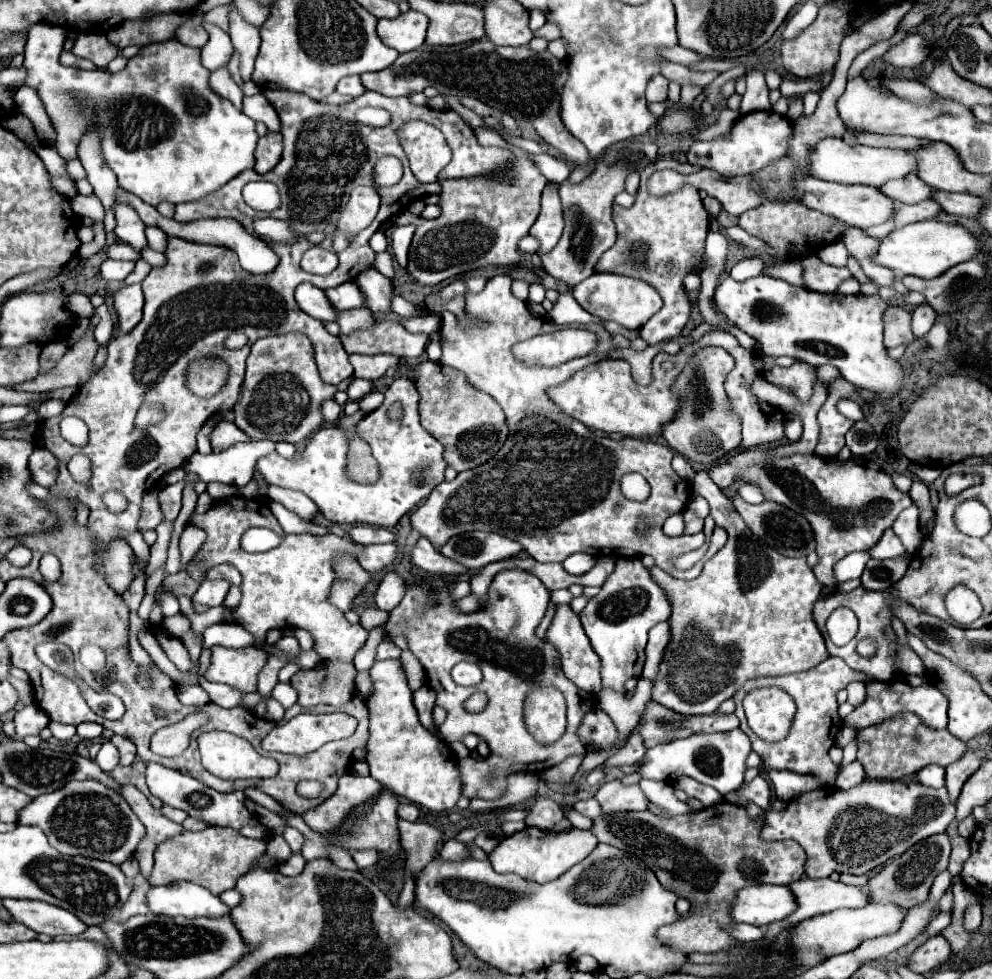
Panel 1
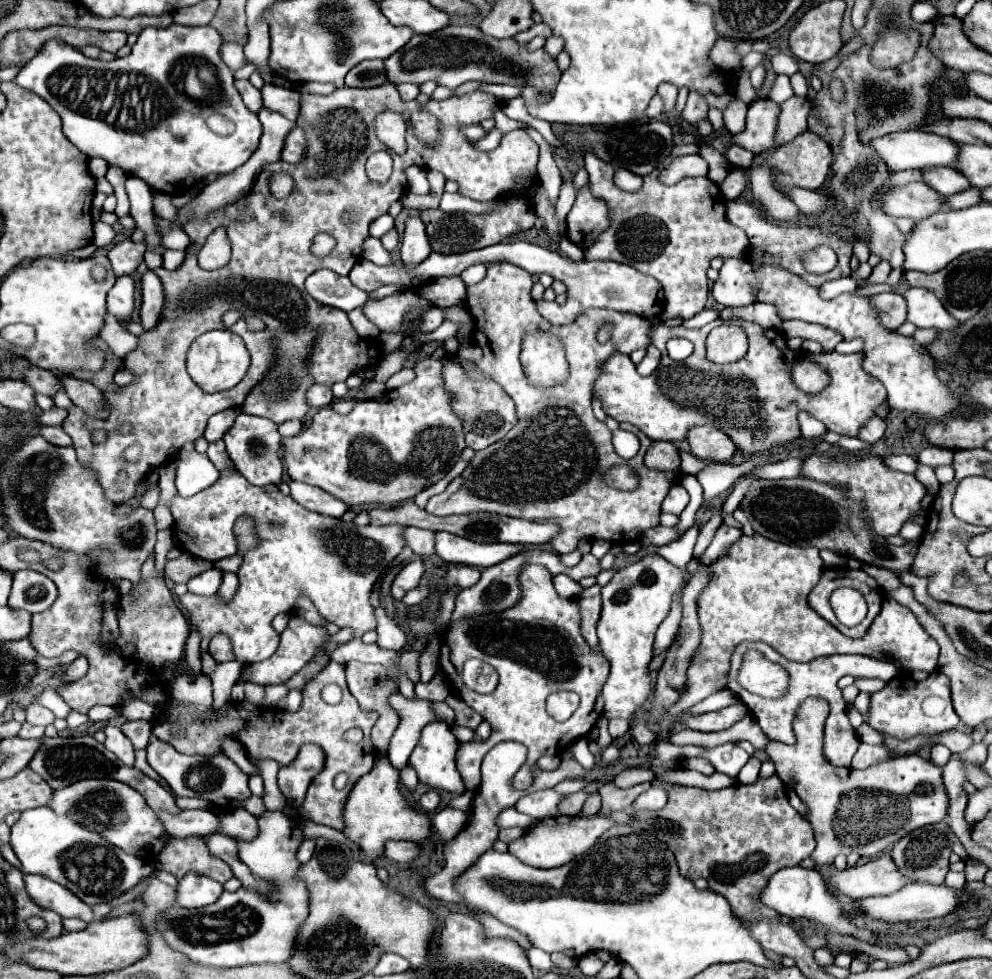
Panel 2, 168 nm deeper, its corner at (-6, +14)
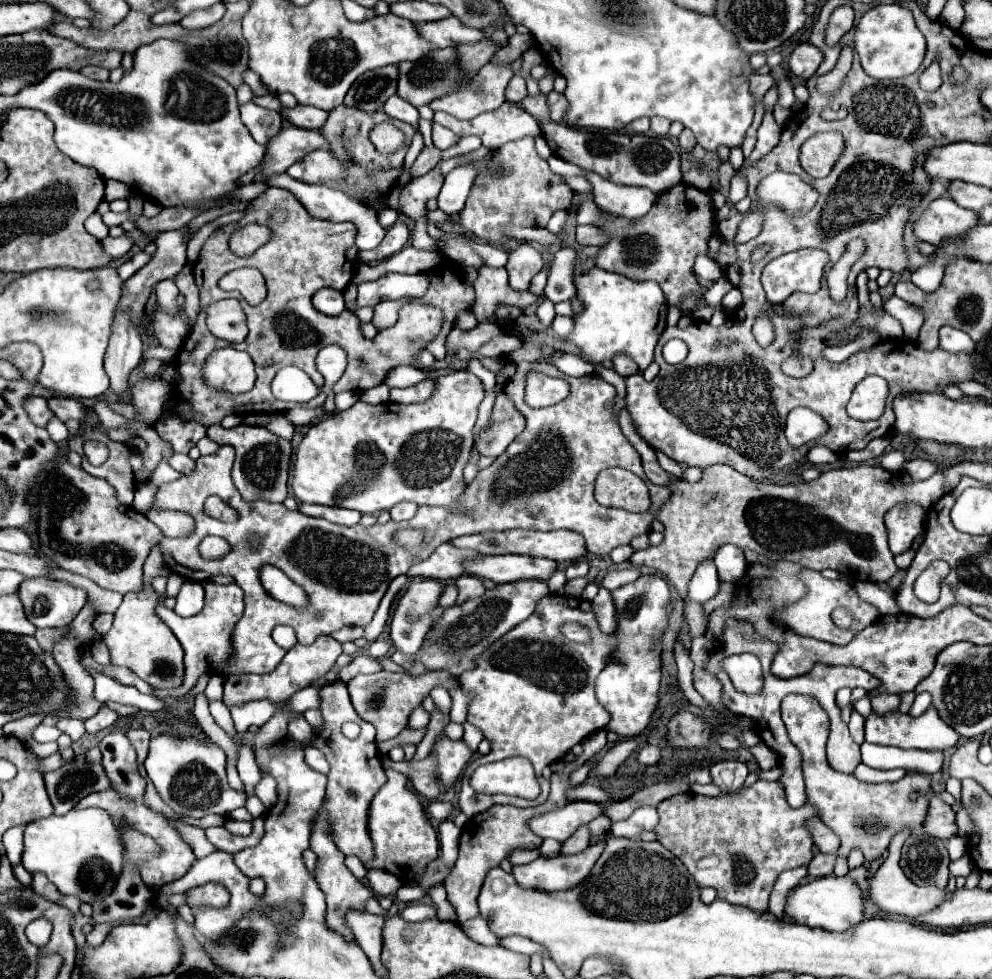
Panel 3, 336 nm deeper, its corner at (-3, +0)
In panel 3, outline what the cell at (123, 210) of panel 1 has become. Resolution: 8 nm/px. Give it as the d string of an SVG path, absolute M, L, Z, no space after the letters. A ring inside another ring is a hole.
M163 280L161 284L157 284L155 288L157 292L157 302L161 304L163 310L167 310L169 314L177 314L177 286L173 280Z

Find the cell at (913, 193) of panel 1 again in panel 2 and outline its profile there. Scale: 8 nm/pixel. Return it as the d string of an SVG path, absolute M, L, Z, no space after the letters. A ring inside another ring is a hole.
M926 168L926 170L922 170L922 178L940 196L956 194L960 190L970 188L970 182L954 168Z

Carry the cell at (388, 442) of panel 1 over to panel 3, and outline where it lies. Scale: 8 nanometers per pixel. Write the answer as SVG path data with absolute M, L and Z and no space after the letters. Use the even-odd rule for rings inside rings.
M469 370L451 372L437 378L437 390L427 402L419 404L365 404L355 402L349 410L329 414L311 425L297 450L293 492L299 502L353 508L361 514L377 514L391 510L395 504L409 500L415 504L433 504L455 508L465 492L463 468L473 448L473 426L477 422L477 406L485 396L481 380Z

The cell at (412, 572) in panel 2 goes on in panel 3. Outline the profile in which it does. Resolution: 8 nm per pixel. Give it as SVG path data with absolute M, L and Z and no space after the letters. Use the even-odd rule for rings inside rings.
M431 578L413 580L399 600L391 620L393 646L405 656L417 654L425 634L431 630L431 612L439 606L443 582Z

